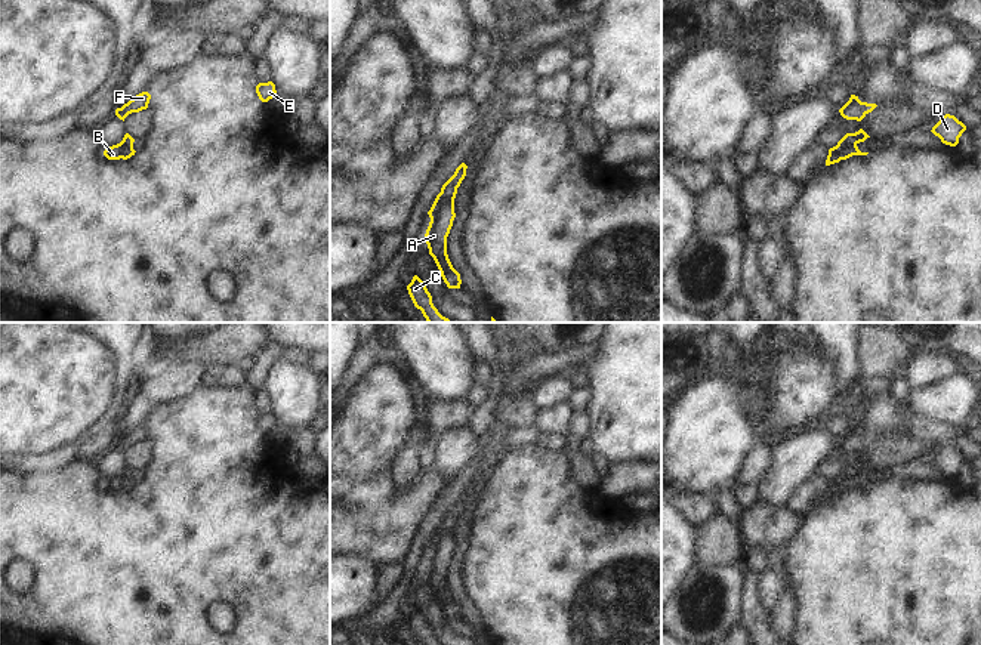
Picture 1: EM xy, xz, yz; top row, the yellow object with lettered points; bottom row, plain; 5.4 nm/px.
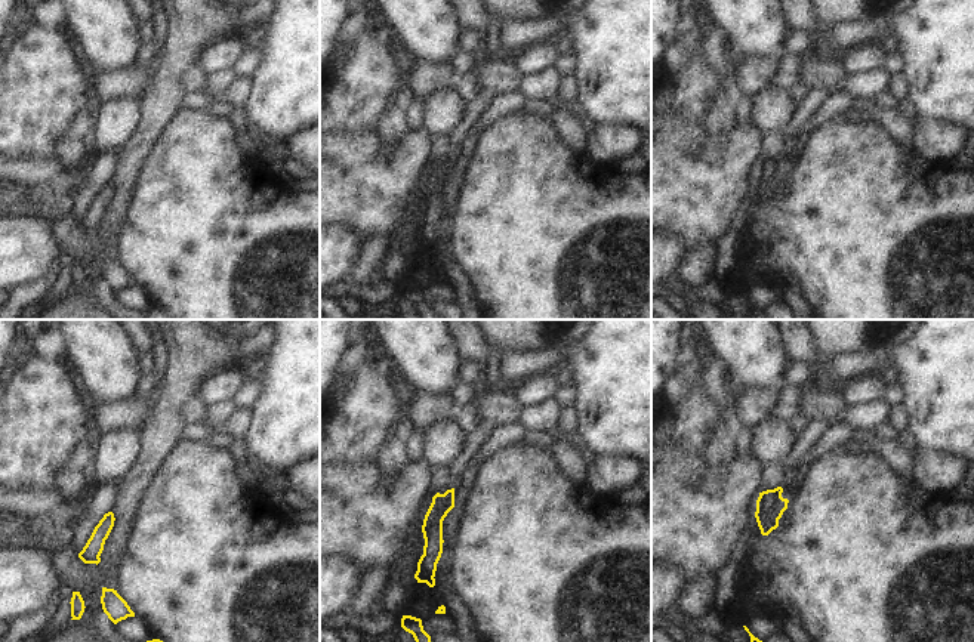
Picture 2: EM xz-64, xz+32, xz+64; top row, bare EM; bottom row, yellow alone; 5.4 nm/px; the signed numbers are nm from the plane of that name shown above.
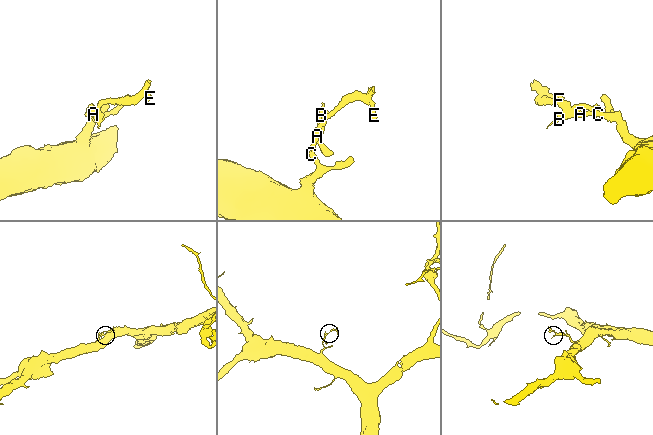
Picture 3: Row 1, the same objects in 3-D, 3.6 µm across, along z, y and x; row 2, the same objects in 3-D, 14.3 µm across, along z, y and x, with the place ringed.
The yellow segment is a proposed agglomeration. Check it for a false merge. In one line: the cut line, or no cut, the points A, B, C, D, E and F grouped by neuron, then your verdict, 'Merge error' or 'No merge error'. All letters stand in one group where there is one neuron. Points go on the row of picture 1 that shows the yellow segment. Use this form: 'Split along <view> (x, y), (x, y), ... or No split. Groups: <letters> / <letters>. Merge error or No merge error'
Split along xz (440, 193), (444, 200), (453, 200). Groups: A B D / C E F. Merge error

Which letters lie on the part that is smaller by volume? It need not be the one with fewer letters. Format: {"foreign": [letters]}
{"foreign": ["A", "B", "D"]}

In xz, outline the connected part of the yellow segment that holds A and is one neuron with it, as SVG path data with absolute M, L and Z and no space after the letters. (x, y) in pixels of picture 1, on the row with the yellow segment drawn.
M439 192L428 215L432 219L425 234L429 254L434 257L447 287L460 288L460 274L453 268L447 254L447 237L456 217L454 200L444 201Z

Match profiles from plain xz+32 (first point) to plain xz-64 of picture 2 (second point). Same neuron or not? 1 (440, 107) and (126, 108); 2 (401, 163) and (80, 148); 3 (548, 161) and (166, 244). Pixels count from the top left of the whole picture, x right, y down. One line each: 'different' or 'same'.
1: same
2: different
3: same

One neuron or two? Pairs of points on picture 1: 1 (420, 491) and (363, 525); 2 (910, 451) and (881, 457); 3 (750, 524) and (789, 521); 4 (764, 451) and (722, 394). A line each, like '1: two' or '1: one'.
1: one
2: one
3: one
4: two

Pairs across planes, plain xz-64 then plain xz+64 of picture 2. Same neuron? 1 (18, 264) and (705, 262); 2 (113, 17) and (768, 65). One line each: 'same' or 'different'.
1: different
2: different

